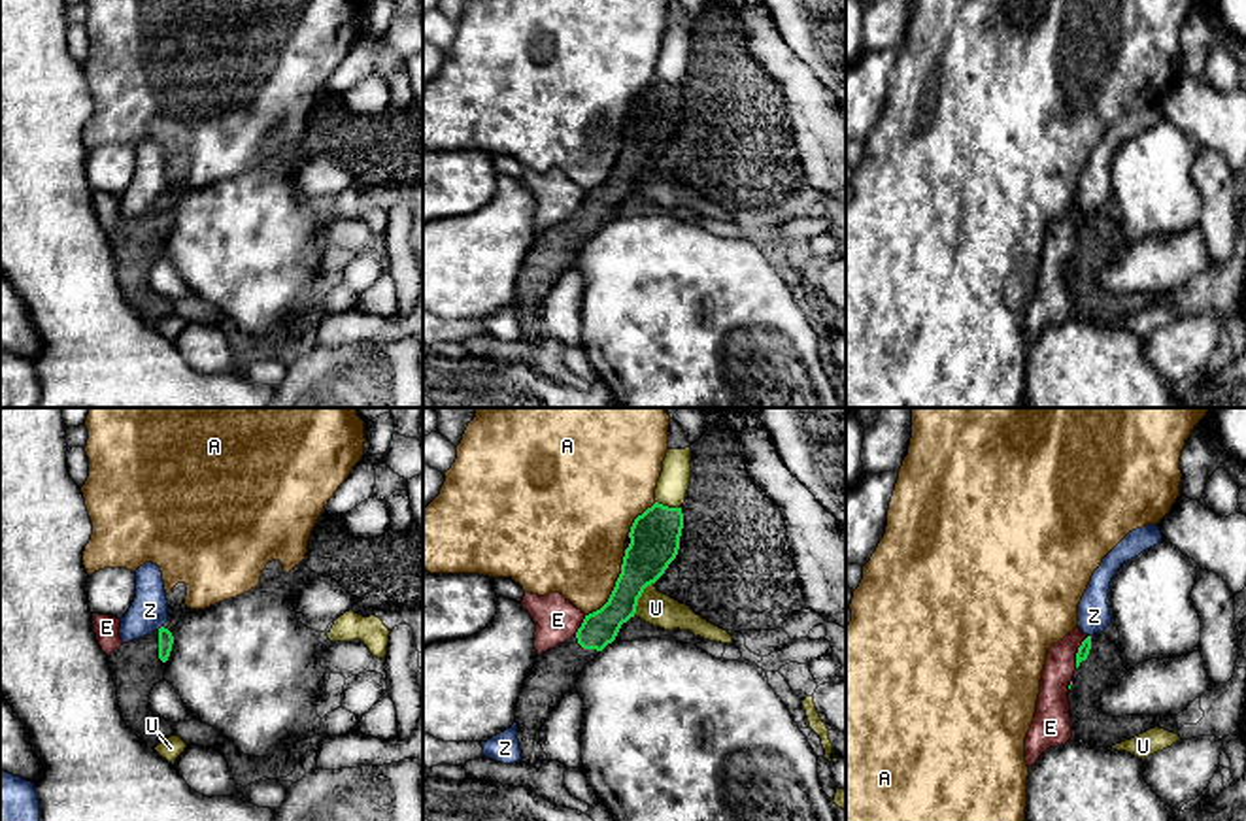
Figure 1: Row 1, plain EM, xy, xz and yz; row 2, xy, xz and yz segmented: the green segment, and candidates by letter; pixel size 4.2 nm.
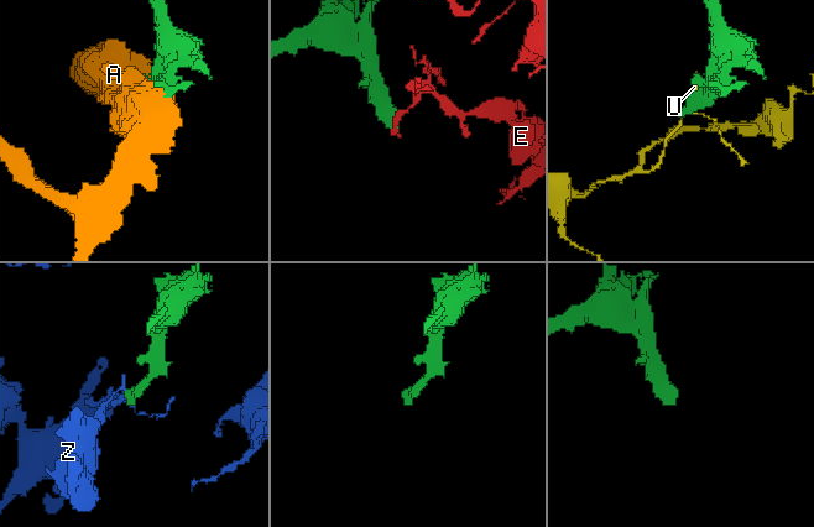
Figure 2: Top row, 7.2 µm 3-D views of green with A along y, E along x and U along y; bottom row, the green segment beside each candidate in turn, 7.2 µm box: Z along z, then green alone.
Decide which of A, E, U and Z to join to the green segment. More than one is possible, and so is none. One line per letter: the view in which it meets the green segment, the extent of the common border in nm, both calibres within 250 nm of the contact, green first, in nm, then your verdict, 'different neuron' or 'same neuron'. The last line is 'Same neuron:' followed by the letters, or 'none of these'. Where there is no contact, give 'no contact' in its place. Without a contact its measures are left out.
A: meets green in xz; contact 340 nm long; 200 nm thick on the green side, 440 nm on the other; different neuron
E: meets green in yz; contact 150 nm long; 50 nm thick on the green side, 130 nm on the other; different neuron
U: meets green in xz; contact 180 nm long; 200 nm thick on the green side, 140 nm on the other; different neuron
Z: no contact; different neuron
Same neuron: none of these

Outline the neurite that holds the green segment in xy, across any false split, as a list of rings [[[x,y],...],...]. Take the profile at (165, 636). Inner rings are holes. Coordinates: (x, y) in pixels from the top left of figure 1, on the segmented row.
[[[160,627],[108,655],[117,687],[119,712],[126,727],[153,749],[174,736],[174,723],[157,717],[149,710],[149,695],[164,679],[164,662],[170,657],[172,644],[172,632]]]

